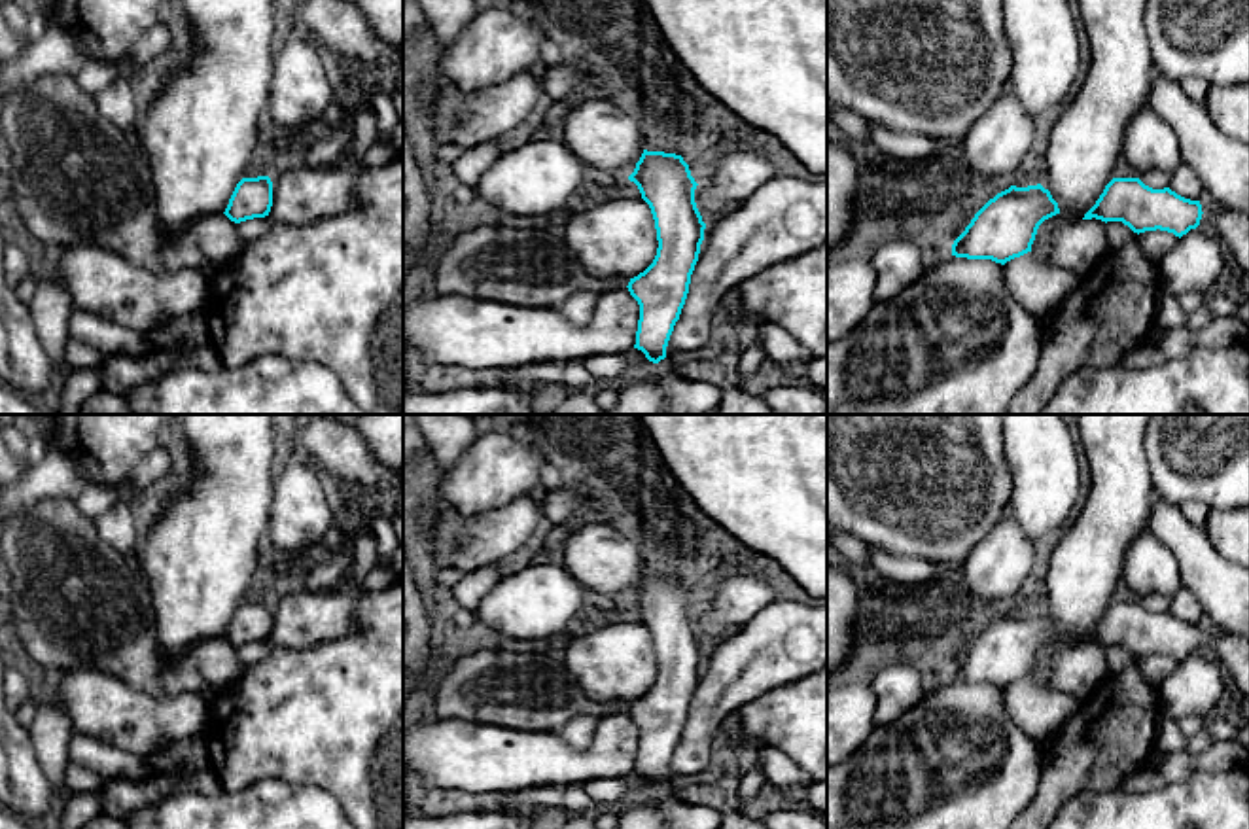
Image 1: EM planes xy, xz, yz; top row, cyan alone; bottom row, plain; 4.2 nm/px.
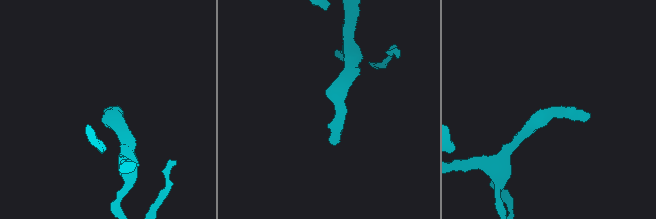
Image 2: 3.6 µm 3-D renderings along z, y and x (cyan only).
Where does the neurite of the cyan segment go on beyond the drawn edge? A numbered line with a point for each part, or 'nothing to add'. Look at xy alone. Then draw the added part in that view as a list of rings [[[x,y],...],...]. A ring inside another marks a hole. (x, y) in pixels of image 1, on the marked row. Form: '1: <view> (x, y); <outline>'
nothing to add

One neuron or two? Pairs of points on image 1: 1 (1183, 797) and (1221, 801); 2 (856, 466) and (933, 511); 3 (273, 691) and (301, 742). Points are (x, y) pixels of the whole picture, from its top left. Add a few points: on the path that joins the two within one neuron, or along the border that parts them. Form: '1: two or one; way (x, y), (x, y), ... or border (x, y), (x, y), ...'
1: one; way (1193, 801), (1212, 801)
2: one; way (875, 466), (888, 466), (914, 493)
3: one; way (269, 705), (267, 710), (288, 729)

